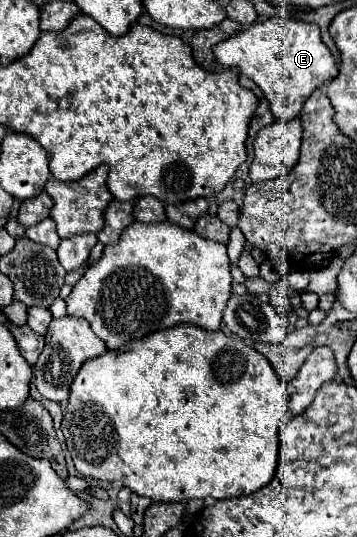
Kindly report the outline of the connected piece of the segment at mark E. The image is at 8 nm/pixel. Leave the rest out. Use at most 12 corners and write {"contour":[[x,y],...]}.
{"contour":[[261,19],[215,45],[279,121],[339,69],[319,25]]}

